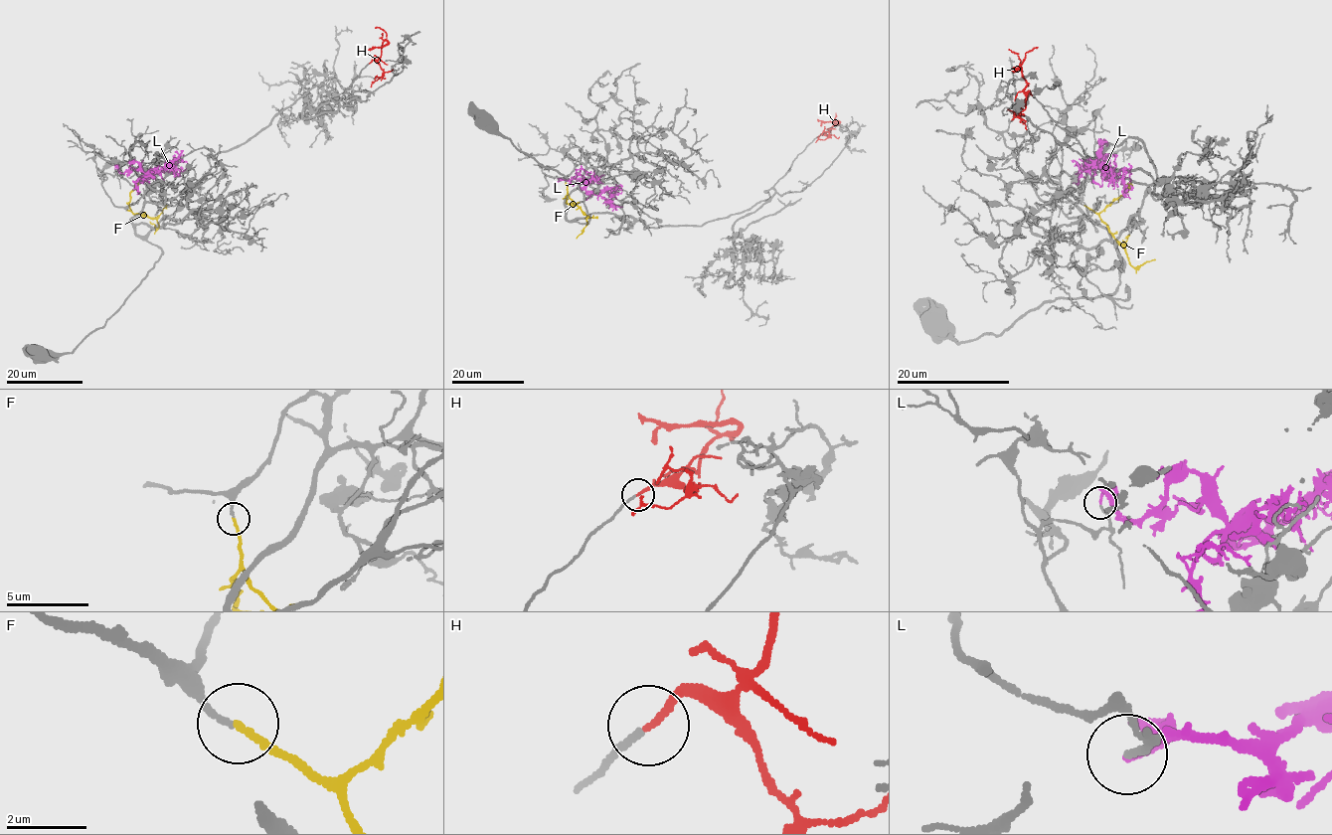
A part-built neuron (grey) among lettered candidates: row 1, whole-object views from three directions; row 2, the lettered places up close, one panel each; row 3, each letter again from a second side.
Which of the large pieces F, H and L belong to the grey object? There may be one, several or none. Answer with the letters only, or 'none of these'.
F, H

